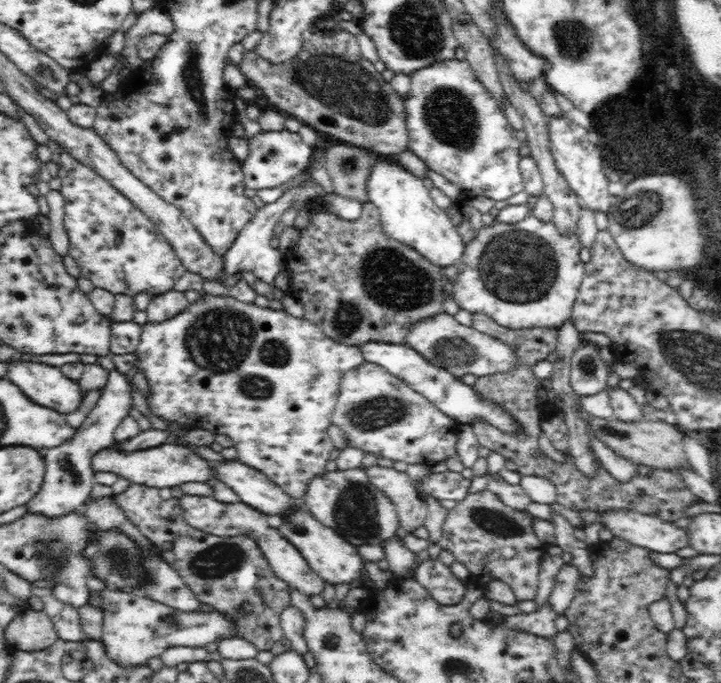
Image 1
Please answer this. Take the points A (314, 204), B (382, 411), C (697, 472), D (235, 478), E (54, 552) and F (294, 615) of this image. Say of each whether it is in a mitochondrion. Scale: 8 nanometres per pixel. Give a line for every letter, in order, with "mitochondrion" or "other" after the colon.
A: other
B: mitochondrion
C: other
D: other
E: mitochondrion
F: other

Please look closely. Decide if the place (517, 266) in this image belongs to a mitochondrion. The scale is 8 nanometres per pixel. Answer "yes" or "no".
yes

